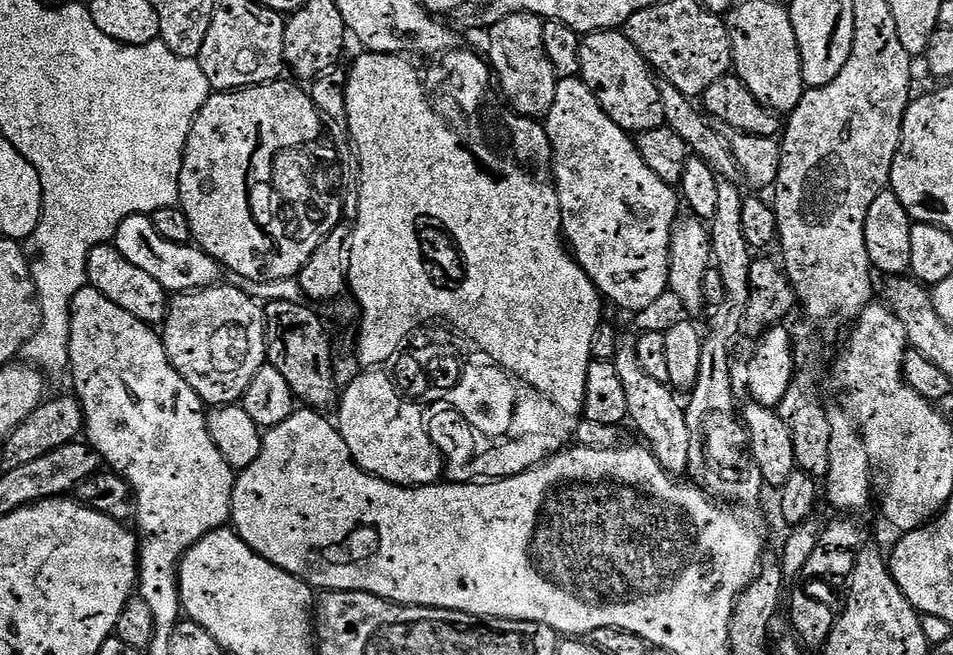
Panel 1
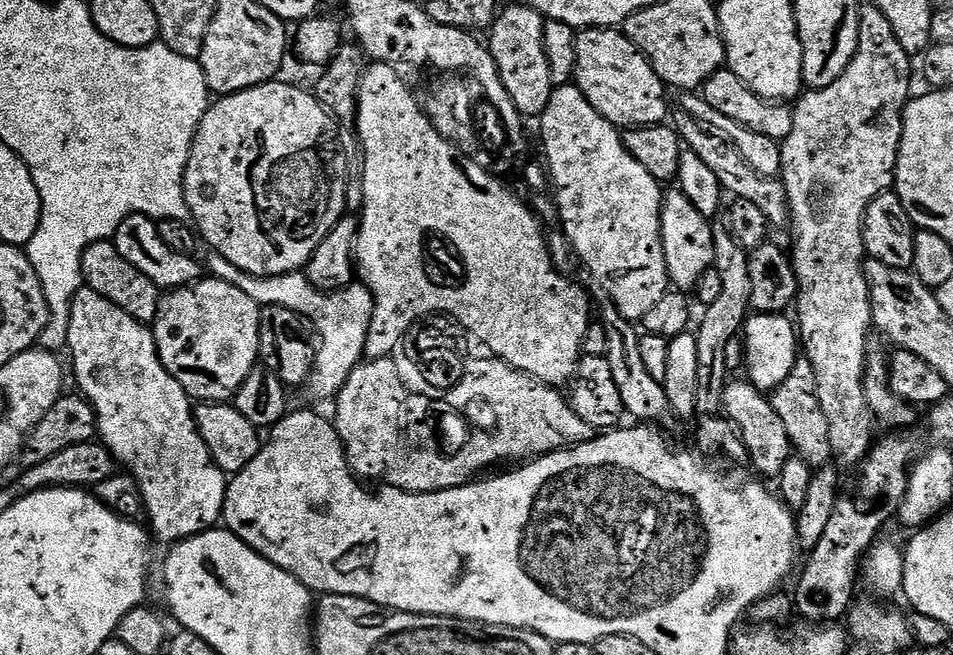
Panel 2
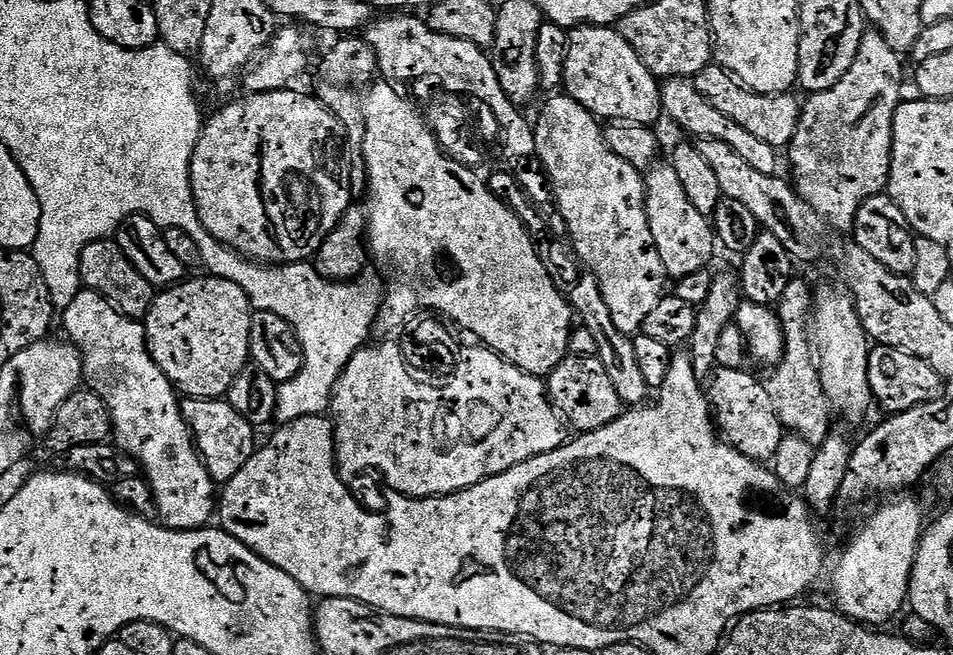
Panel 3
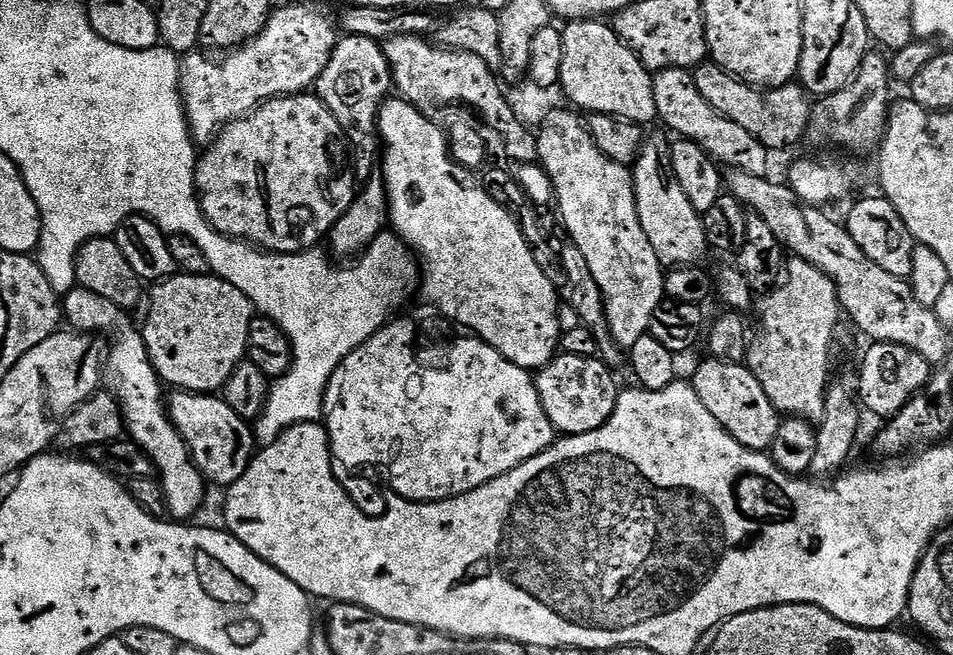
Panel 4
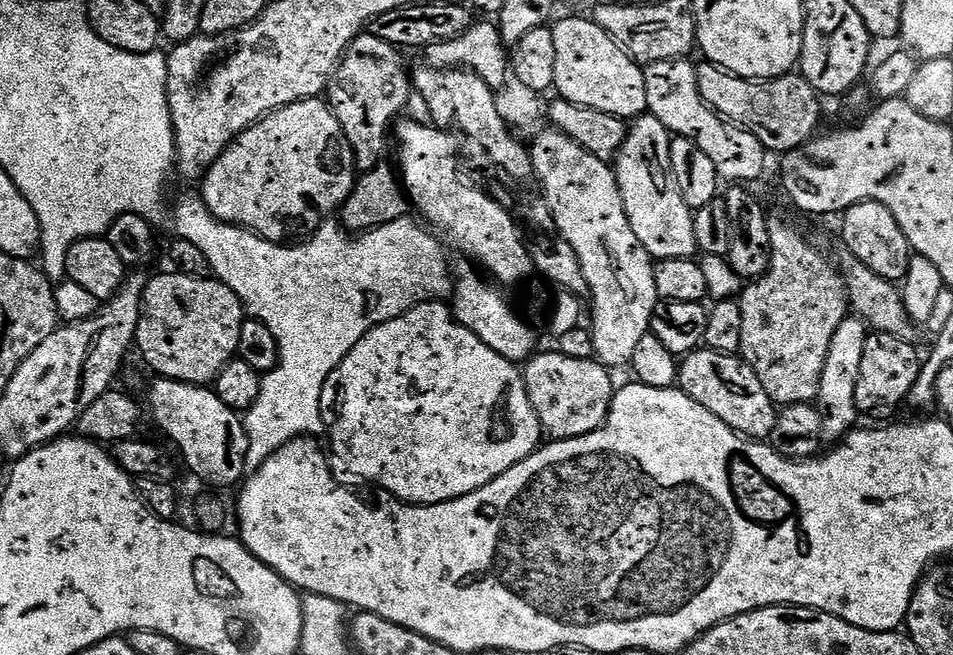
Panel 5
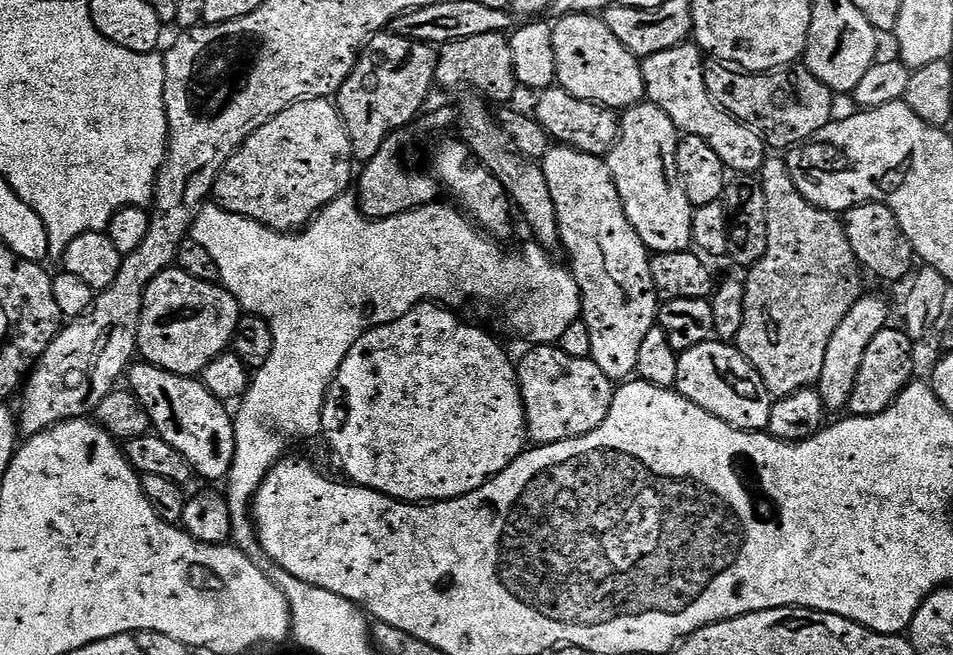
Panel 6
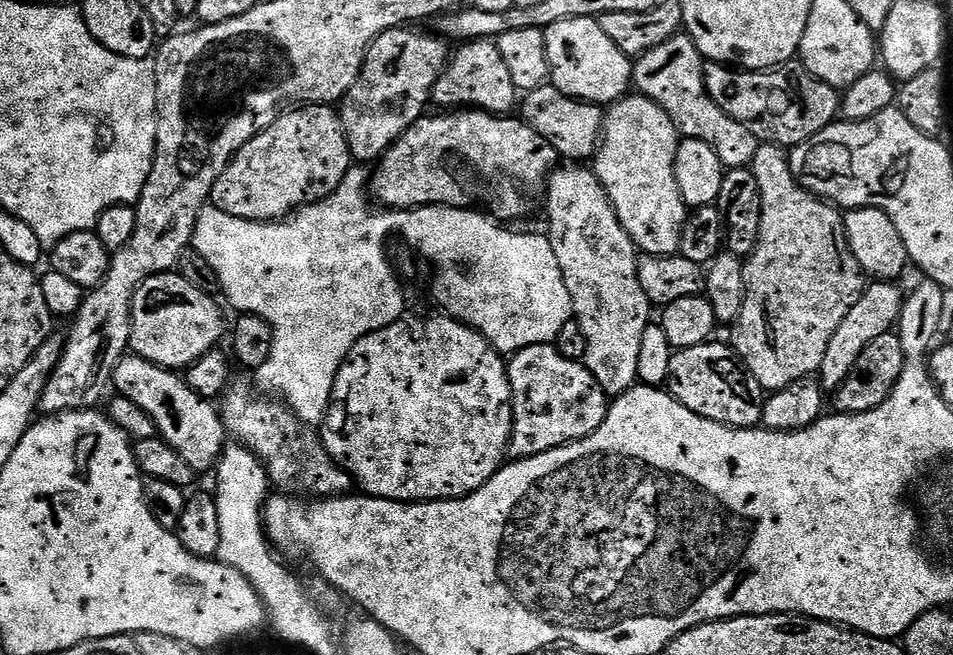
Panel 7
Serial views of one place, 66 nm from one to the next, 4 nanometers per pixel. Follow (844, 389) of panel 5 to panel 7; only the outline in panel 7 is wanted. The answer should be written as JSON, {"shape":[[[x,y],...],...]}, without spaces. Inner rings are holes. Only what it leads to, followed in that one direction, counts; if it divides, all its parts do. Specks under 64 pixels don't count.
{"shape":[[[896,282],[869,283],[862,298],[854,302],[850,314],[842,318],[842,326],[834,330],[834,338],[830,338],[830,346],[826,346],[826,355],[822,358],[822,366],[818,373],[820,387],[825,393],[835,393],[836,389],[842,386],[842,382],[846,382],[850,370],[854,370],[854,362],[858,362],[862,350],[866,350],[866,346],[874,342],[874,338],[882,338],[882,334],[893,331],[899,325],[900,311],[905,298],[905,293],[900,292],[900,286]]]}

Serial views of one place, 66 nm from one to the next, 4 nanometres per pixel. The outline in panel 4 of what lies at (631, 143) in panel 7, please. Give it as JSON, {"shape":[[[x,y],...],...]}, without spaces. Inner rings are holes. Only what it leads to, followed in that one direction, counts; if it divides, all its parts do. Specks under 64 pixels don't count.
{"shape":[[[649,135],[640,148],[640,155],[631,169],[632,185],[638,206],[638,218],[654,254],[658,254],[661,264],[665,266],[689,266],[696,264],[707,252],[710,245],[701,213],[690,206],[690,198],[682,190],[672,165],[672,149],[667,135]]]}

